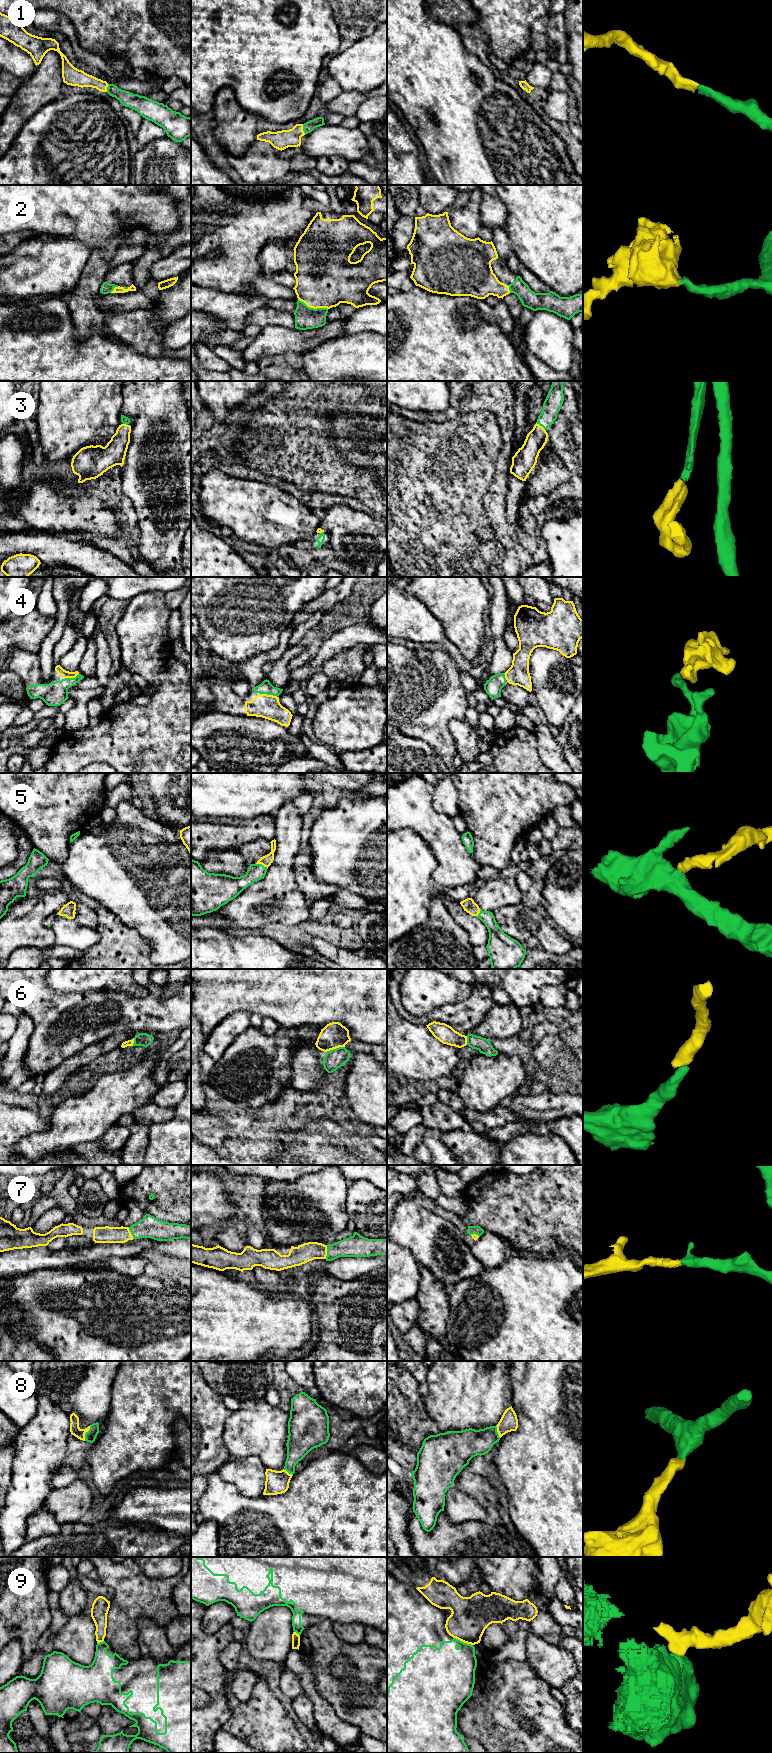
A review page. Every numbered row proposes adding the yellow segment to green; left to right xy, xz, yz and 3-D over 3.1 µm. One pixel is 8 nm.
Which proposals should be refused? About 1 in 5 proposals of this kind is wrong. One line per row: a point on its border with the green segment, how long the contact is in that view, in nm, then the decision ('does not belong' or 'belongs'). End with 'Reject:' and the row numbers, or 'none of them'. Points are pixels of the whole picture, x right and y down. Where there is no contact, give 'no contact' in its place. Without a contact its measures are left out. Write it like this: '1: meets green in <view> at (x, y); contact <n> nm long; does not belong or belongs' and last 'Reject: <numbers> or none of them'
1: meets green in xz at (303, 129); contact 80 nm long; belongs
2: meets green in xz at (313, 308); contact 260 nm long; belongs
3: meets green in yz at (540, 425); contact 90 nm long; belongs
4: meets green in xz at (269, 694); contact 130 nm long; belongs
5: meets green in xz at (261, 864); contact 100 nm long; belongs
6: meets green in xz at (336, 1048); contact 160 nm long; belongs
7: meets green in xz at (327, 1252); contact 110 nm long; belongs
8: meets green in xy at (85, 1433); contact 140 nm long; belongs
9: meets green in yz at (463, 1642); contact 170 nm long; does not belong
Reject: 9

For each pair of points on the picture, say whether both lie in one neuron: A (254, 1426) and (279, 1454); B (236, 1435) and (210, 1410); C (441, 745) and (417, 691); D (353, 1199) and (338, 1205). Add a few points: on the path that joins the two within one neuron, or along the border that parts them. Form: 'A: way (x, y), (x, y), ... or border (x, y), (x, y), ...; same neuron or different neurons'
A: way (261, 1433), (272, 1447); same neuron
B: border (232, 1411), (224, 1422), (222, 1441), (226, 1447); different neurons
C: way (435, 732), (420, 704); same neuron
D: border (351, 1182), (346, 1197), (346, 1212), (349, 1218); different neurons

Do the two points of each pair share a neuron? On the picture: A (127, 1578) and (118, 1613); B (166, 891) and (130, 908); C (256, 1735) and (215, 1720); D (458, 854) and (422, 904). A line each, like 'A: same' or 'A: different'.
A: same
B: same
C: different
D: different

